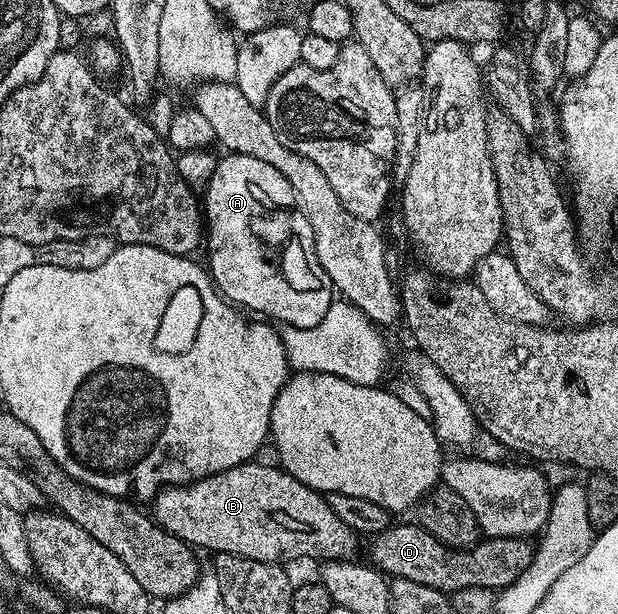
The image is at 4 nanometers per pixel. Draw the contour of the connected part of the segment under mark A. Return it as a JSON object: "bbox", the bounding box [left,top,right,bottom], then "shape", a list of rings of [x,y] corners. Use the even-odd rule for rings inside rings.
{"bbox":[203,156,335,328],"shape":[[[240,156],[222,157],[211,176],[211,180],[205,185],[203,191],[203,226],[206,231],[213,230],[213,239],[209,242],[209,250],[213,253],[213,263],[208,263],[207,269],[210,278],[213,280],[213,285],[217,287],[218,291],[228,301],[236,304],[238,307],[244,308],[246,311],[254,310],[254,312],[249,312],[257,316],[264,316],[277,324],[294,326],[295,328],[315,328],[315,324],[319,324],[319,320],[323,320],[323,316],[327,316],[327,308],[331,308],[331,304],[335,301],[335,291],[333,282],[327,276],[327,272],[323,272],[323,264],[317,262],[315,240],[310,235],[307,216],[301,213],[300,209],[294,208],[294,206],[295,199],[291,184],[287,184],[285,177],[282,174],[277,174],[275,168],[262,166],[261,162],[254,158],[243,158]]]}

